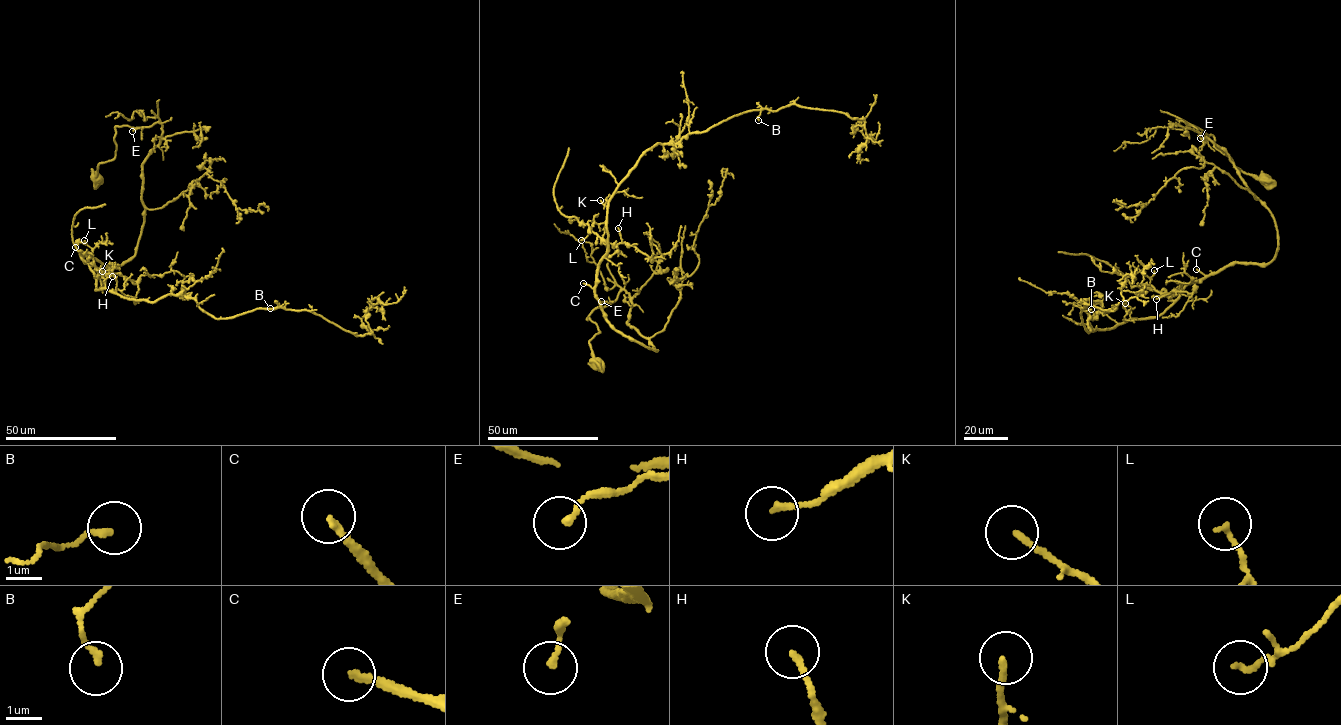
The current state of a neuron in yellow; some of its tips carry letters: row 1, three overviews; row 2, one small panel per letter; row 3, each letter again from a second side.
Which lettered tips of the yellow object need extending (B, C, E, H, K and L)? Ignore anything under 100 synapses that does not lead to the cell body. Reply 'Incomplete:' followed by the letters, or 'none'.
Incomplete: C

